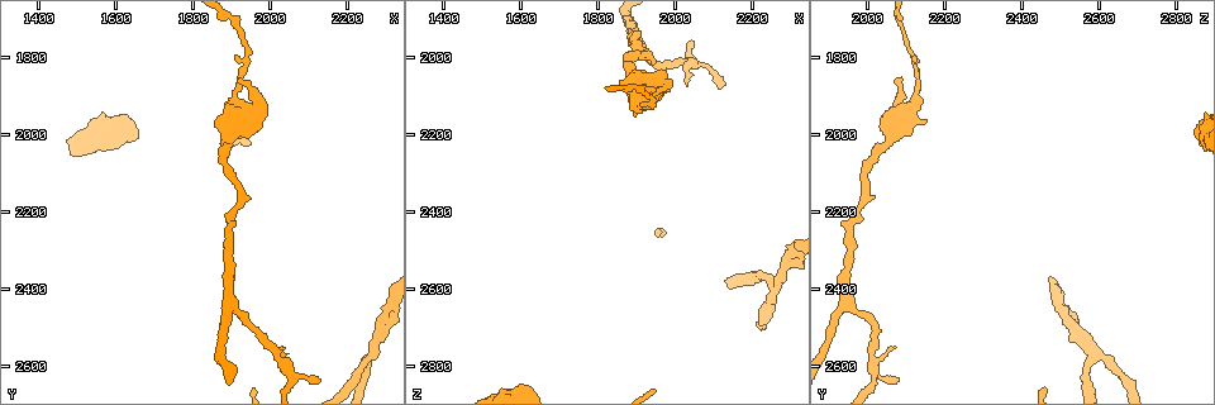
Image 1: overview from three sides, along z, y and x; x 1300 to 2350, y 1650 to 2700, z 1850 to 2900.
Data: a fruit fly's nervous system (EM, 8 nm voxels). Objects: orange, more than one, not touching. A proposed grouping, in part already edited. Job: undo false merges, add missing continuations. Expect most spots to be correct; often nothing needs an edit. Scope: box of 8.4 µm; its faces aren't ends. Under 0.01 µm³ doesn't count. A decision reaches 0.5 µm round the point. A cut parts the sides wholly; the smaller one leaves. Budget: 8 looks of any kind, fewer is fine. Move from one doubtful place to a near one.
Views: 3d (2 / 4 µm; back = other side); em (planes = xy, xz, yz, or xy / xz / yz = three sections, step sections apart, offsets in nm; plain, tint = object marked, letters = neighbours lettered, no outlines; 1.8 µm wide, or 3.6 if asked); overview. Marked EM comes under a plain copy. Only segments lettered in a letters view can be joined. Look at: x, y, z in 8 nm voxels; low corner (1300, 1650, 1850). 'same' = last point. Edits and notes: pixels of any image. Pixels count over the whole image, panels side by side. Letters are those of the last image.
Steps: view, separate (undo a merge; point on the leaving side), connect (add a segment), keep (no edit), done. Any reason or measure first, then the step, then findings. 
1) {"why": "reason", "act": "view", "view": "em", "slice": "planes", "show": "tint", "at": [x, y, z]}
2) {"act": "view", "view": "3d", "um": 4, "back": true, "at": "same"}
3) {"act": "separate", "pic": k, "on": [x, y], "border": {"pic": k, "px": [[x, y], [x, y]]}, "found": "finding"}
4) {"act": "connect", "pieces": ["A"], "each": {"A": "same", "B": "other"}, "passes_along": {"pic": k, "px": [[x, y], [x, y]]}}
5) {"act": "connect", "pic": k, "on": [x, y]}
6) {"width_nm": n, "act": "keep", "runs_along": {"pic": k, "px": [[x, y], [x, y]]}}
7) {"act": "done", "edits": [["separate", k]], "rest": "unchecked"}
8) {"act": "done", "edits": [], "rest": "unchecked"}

{"why": "a fork", "act": "view", "view": "3d", "um": 4, "back": true, "at": [2250, 2585, 2610]}

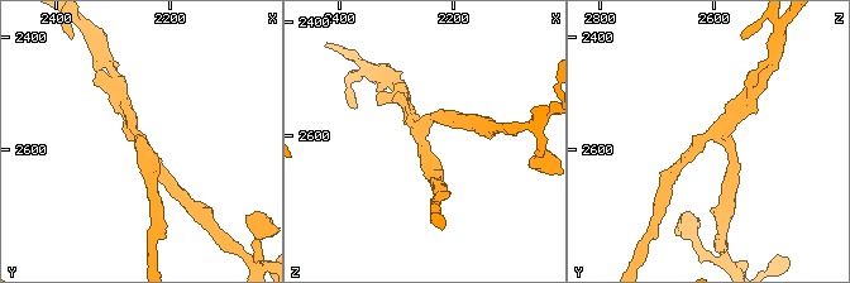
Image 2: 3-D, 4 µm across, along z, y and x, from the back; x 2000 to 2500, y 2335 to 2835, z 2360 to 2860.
{"arms": 3, "arm_widths_nm": [190, 200, 200], "why": "shape alone is not enough", "act": "view", "view": "em", "slice": "planes", "show": "tint", "at": [2255, 2580, 2620]}

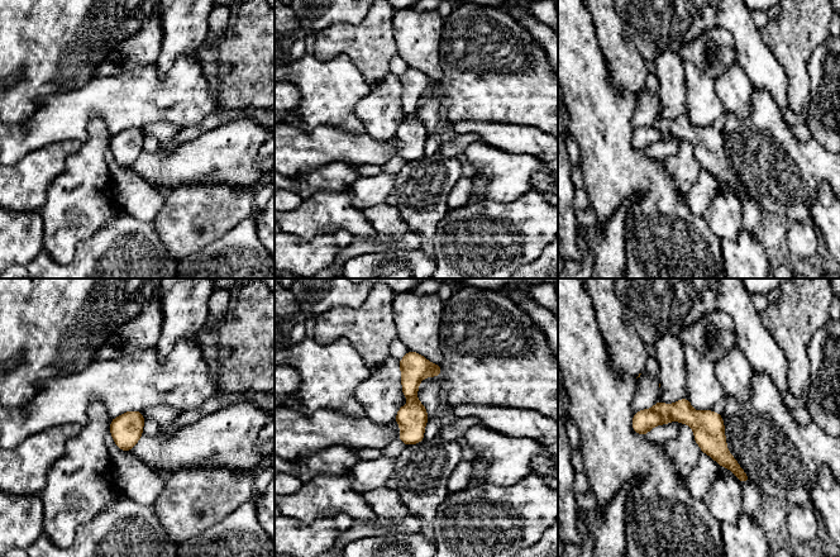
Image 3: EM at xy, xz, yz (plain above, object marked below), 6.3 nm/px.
{"act": "view", "view": "em", "slice": "planes", "show": "letters", "at": "same"}

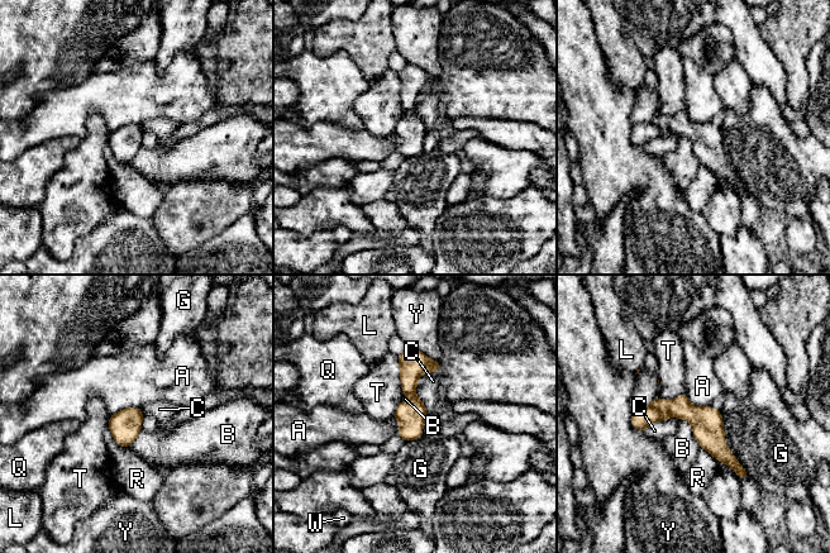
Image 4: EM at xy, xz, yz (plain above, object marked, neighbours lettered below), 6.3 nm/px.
{"width_nm": 180, "act": "separate", "pic": 4, "on": [643, 416], "each": {"A": "other", "B": "other", "C": "other", "G": "other", "L": "other", "Q": "other", "R": "other", "T": "other", "W": "other", "Y": "other"}, "border": {"pic": 4, "px": [[652, 404], [672, 415]]}, "found": "two neurons meet here"}

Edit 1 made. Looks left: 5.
{"why": "branch stops here", "act": "view", "view": "em", "slice": "planes", "show": "letters", "at": [2035, 2555, 2065]}

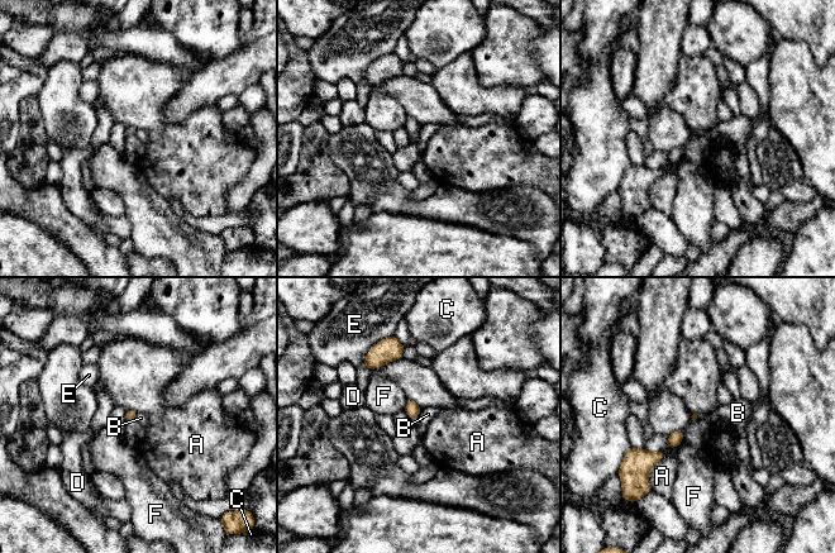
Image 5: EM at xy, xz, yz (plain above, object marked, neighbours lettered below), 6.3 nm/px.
{"act": "keep", "each": {"A": "other", "B": "other", "C": "other", "D": "other", "E": "other", "F": "other"}, "border": {"pic": 5, "px": [[421, 409], [418, 415]]}, "found": "no lettered segment goes on from it"}

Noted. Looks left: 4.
{"why": "three arms meet", "act": "view", "view": "em", "slice": "planes", "show": "letters", "at": [1890, 2425, 1955]}

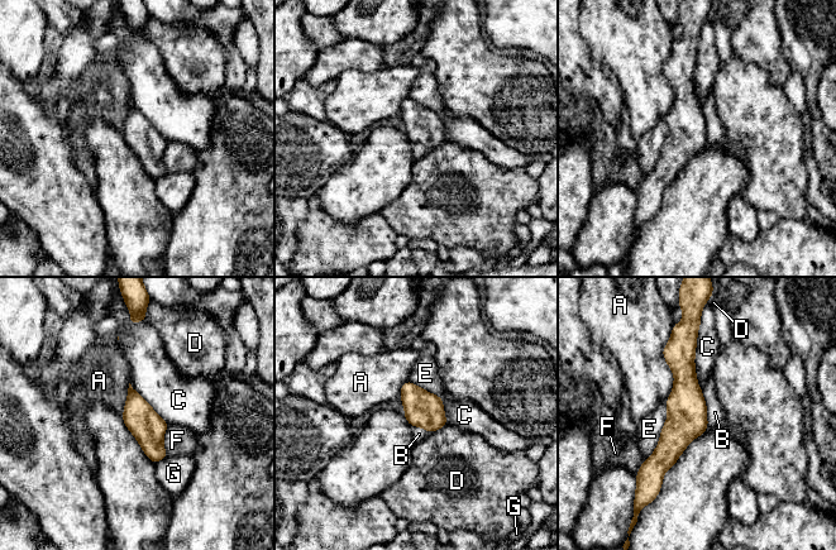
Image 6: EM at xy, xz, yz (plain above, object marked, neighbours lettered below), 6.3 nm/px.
{"width_nm": 220, "act": "keep", "each": {"A": "other", "B": "other", "C": "other", "D": "other", "E": "other", "F": "other", "G": "other"}, "runs_along": {"pic": 6, "px": [[686, 344], [684, 424], [657, 481]]}, "found": "one neuron here"}

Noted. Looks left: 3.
{"act": "done", "edits": [["separate", 4]], "rest": "unchecked"}

